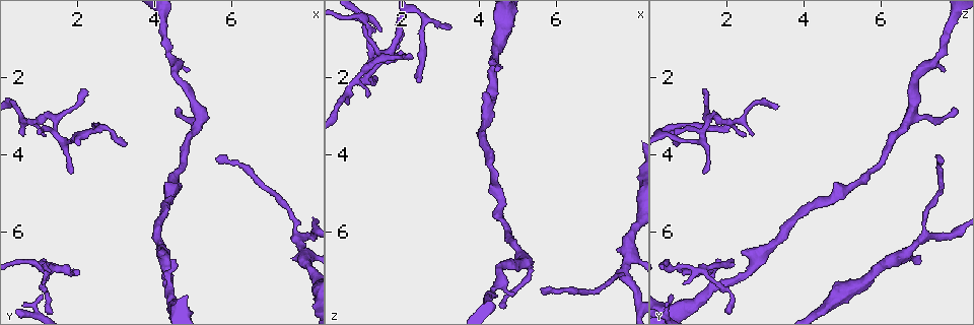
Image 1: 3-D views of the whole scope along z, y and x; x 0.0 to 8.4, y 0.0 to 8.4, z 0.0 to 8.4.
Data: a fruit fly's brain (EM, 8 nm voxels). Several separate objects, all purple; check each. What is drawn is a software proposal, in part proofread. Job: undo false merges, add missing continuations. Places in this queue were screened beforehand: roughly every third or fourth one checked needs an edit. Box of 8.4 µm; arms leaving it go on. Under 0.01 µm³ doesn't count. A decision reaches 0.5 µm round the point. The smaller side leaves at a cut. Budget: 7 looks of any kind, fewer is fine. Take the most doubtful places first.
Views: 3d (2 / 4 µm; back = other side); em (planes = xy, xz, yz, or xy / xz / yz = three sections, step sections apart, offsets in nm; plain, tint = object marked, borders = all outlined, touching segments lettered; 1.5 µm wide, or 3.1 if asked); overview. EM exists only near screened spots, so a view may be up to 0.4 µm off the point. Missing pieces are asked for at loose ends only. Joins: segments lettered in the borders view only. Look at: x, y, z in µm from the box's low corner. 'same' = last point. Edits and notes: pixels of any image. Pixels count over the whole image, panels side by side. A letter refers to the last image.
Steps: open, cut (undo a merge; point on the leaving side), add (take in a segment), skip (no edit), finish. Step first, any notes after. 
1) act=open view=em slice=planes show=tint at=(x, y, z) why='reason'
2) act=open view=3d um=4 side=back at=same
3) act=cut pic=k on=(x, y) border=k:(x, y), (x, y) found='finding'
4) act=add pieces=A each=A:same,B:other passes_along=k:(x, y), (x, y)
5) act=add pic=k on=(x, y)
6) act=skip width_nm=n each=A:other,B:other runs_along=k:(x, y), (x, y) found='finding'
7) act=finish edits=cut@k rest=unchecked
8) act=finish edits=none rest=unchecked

act=open view=em slice=planes show=borders at=(1.35, 6.95, 1.40) why='a fork'

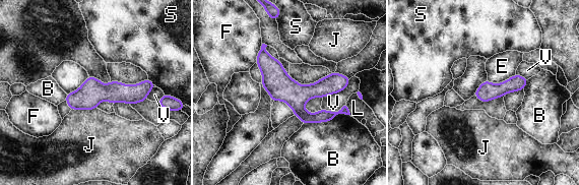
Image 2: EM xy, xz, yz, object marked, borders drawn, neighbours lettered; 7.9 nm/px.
act=skip each=B:other,E:other,F:other,J:other,L:other,S:other,V:other border=2:(515, 74), (499, 83), (487, 80) found='continuous, no second cell'

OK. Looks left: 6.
act=open view=em slice=planes show=plain at=(3.30, 3.70, 0.65) why='tapers out'

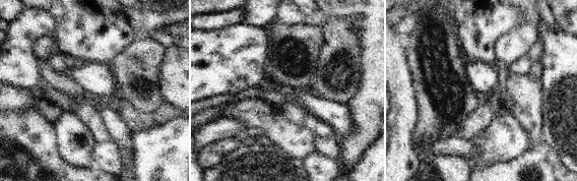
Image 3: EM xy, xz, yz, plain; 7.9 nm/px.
act=open view=em slice=planes show=borders at=same

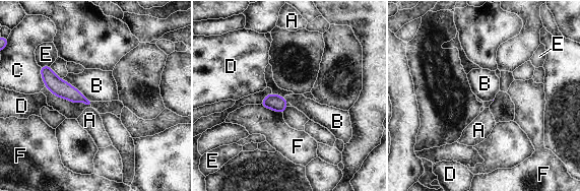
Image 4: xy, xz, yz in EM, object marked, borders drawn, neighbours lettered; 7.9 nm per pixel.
act=skip each=A:other,B:other,C:other,D:other,E:other,F:other found='none of them fits'

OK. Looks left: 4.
act=open view=3d um=2 at=(4.40, 7.45, 1.65) why='thick turns thin'

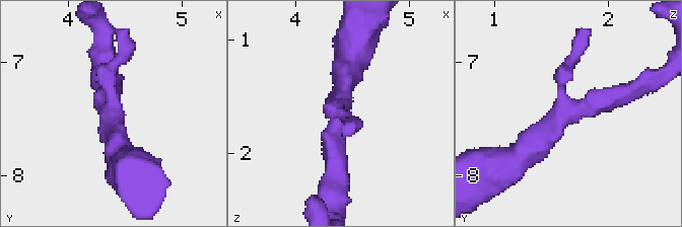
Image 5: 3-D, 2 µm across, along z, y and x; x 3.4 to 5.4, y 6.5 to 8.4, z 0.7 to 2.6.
act=open view=em slice=yz step=4 show=borders at=(4.38, 7.46, 1.62) why='need the tissue'

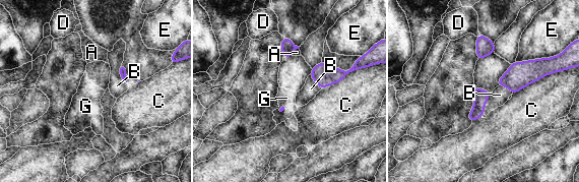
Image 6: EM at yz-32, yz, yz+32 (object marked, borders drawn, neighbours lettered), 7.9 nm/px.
act=skip each=A:other,B:other,C:other,D:other,E:other,G:other border=6:(545, 57), (516, 62) found='one cell here'

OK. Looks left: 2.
act=finish edits=none rest=unchecked

